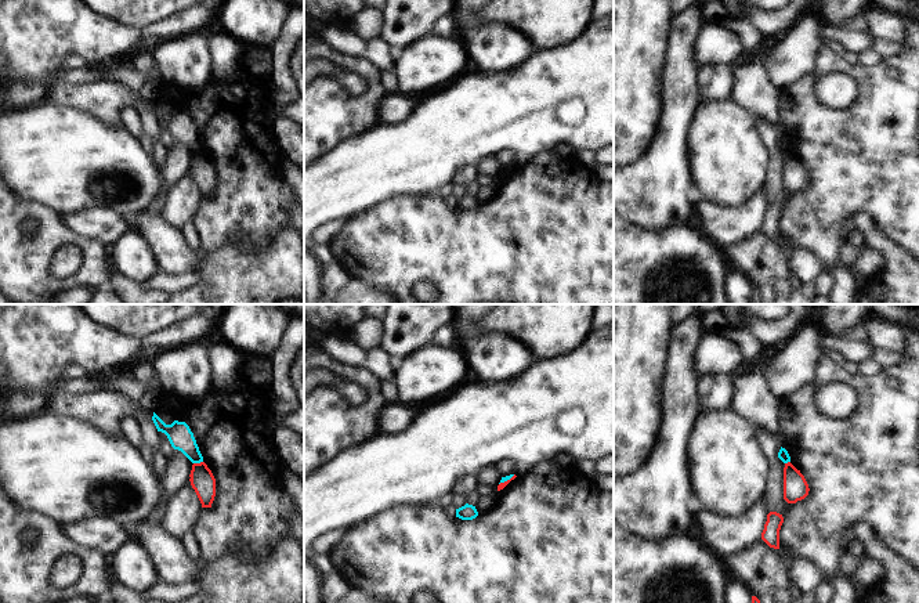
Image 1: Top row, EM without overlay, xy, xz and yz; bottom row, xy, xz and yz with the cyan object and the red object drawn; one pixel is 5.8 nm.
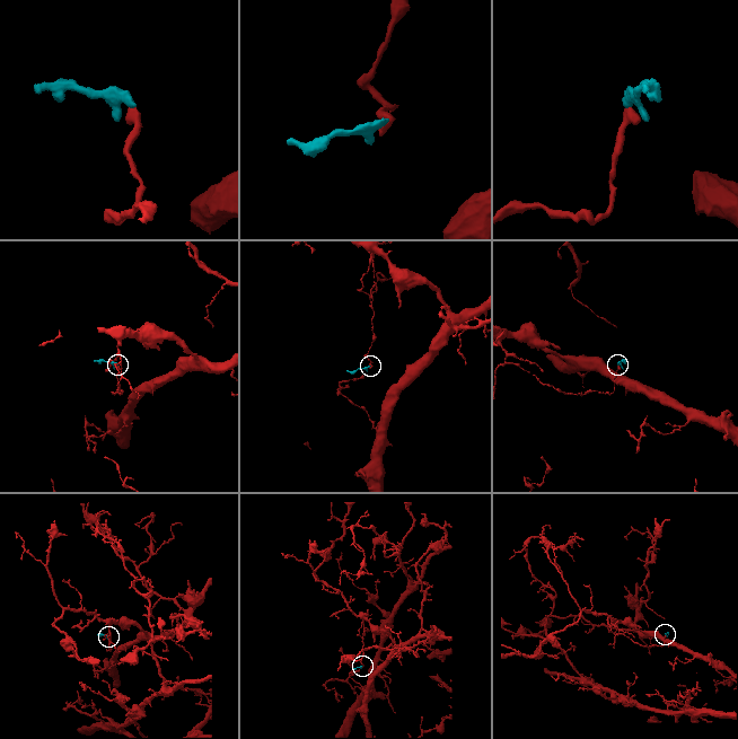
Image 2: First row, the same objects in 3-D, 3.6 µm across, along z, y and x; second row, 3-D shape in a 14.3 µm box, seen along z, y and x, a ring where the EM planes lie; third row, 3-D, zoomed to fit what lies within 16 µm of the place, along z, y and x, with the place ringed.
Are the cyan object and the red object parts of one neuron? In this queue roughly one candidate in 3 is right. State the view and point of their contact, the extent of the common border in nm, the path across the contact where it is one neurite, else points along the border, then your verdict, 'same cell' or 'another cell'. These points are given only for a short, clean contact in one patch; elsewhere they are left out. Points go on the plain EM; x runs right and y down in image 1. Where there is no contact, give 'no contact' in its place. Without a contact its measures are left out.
contact xy (198, 152); length 60 nm; border xy (202, 151), (194, 154); another cell

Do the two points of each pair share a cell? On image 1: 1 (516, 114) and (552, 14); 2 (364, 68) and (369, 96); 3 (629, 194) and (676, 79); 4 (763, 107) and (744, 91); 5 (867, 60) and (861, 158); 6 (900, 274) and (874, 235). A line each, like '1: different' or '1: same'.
1: different
2: same
3: same
4: same
5: different
6: same

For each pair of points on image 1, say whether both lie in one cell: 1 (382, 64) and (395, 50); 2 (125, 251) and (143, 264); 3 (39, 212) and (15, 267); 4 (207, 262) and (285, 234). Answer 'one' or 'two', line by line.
1: two
2: one
3: one
4: one

